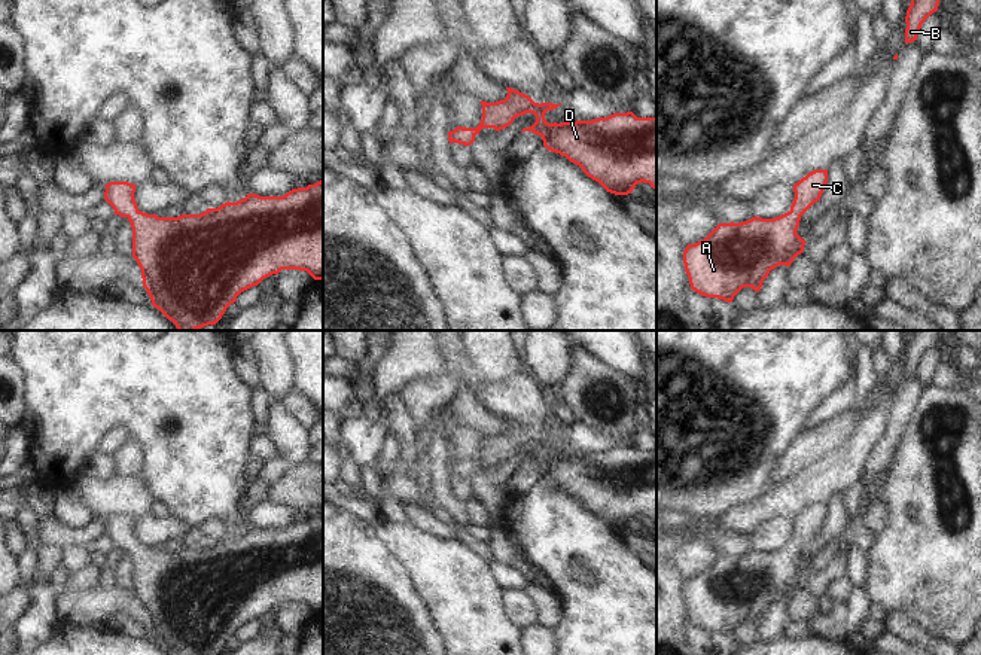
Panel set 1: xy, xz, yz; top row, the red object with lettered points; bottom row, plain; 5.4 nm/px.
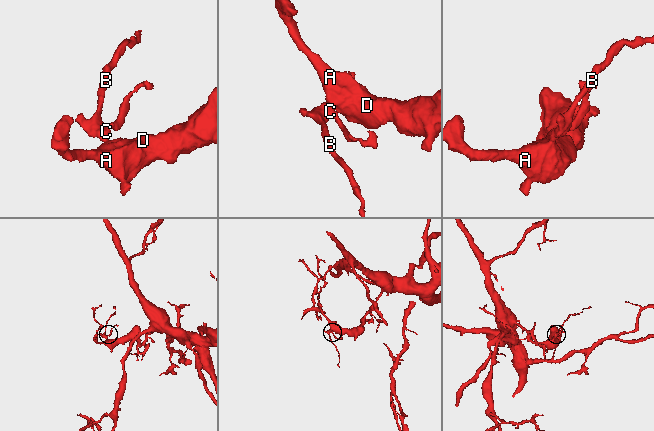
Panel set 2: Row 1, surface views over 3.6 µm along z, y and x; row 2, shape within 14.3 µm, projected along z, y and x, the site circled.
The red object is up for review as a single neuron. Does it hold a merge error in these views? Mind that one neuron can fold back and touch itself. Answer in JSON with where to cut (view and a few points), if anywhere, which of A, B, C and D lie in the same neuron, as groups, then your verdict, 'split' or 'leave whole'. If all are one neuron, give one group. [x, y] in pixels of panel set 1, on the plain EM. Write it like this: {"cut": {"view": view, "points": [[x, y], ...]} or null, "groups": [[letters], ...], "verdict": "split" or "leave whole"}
{"cut": null, "groups": [["A", "B", "C", "D"]], "verdict": "leave whole"}

